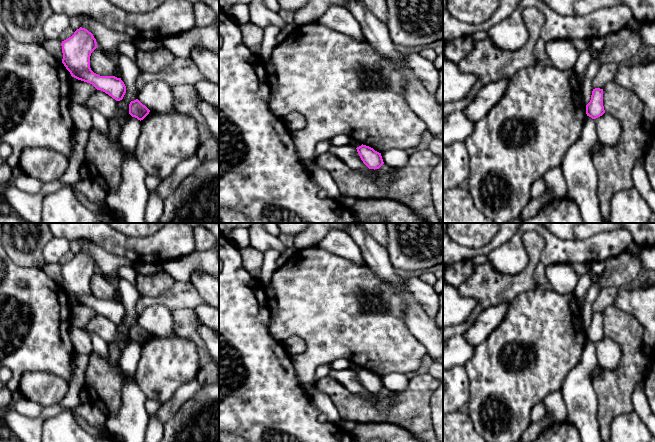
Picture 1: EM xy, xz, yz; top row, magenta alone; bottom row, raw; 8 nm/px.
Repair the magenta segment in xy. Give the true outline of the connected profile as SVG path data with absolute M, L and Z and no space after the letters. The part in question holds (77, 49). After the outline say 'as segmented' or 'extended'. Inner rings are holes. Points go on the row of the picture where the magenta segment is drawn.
M80 27L68 39L62 41L62 63L71 76L92 84L97 90L101 90L116 101L123 99L126 86L121 78L115 76L100 76L90 68L91 53L97 48L97 42L93 34Z; as segmented

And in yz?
M595 88L592 91L590 102L586 105L586 114L592 119L596 119L604 113L603 89Z; as segmented

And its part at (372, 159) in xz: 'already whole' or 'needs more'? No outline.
already whole

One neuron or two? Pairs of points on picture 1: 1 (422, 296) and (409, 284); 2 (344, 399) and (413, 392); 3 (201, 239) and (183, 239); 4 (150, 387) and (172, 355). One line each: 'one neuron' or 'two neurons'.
1: one neuron
2: one neuron
3: two neurons
4: one neuron

